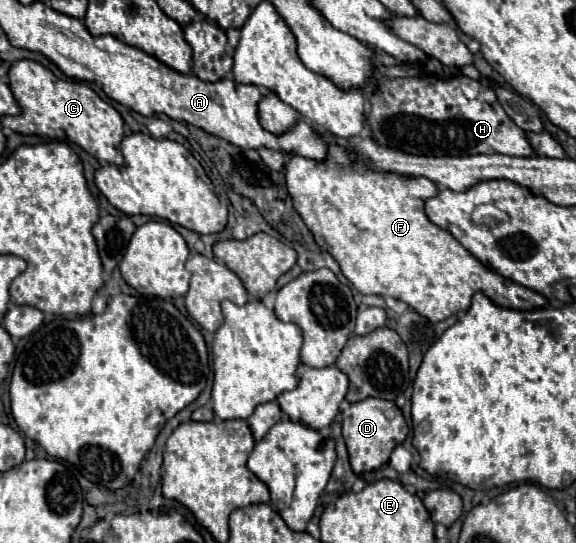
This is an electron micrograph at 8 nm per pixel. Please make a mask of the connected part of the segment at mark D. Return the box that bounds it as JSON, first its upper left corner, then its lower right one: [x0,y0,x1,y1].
[343,398,407,474]

